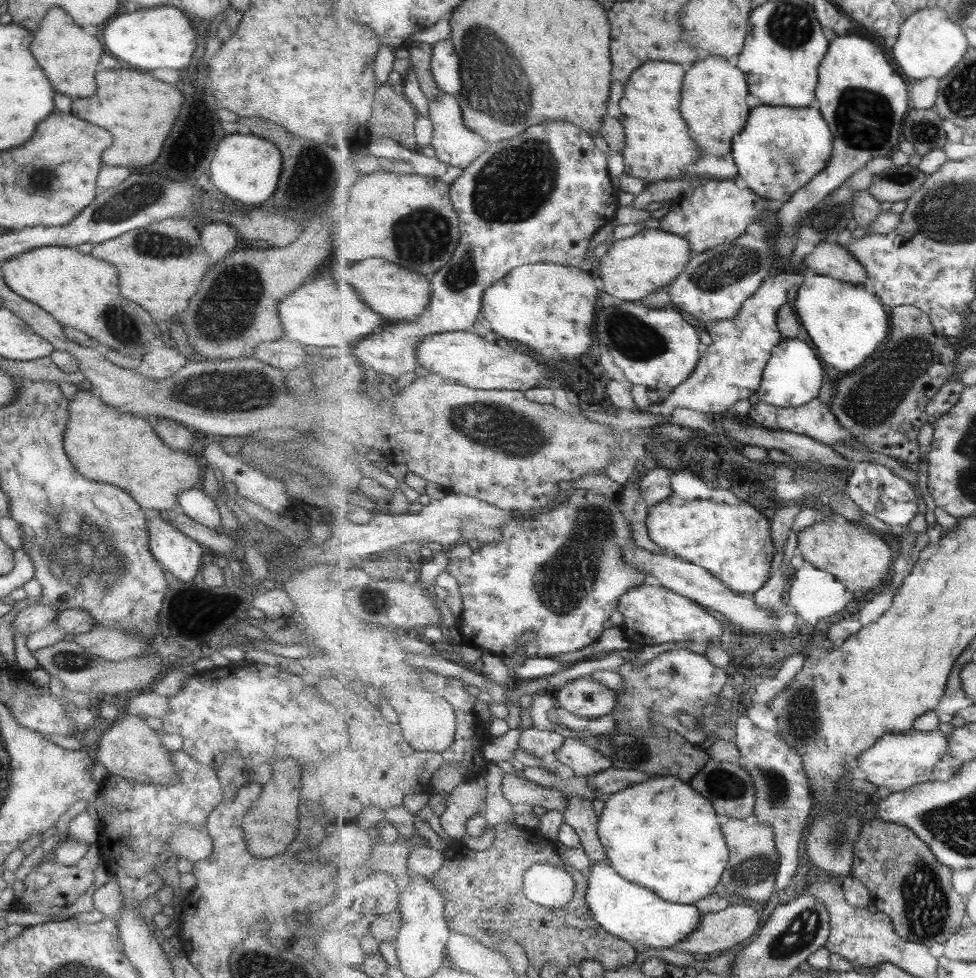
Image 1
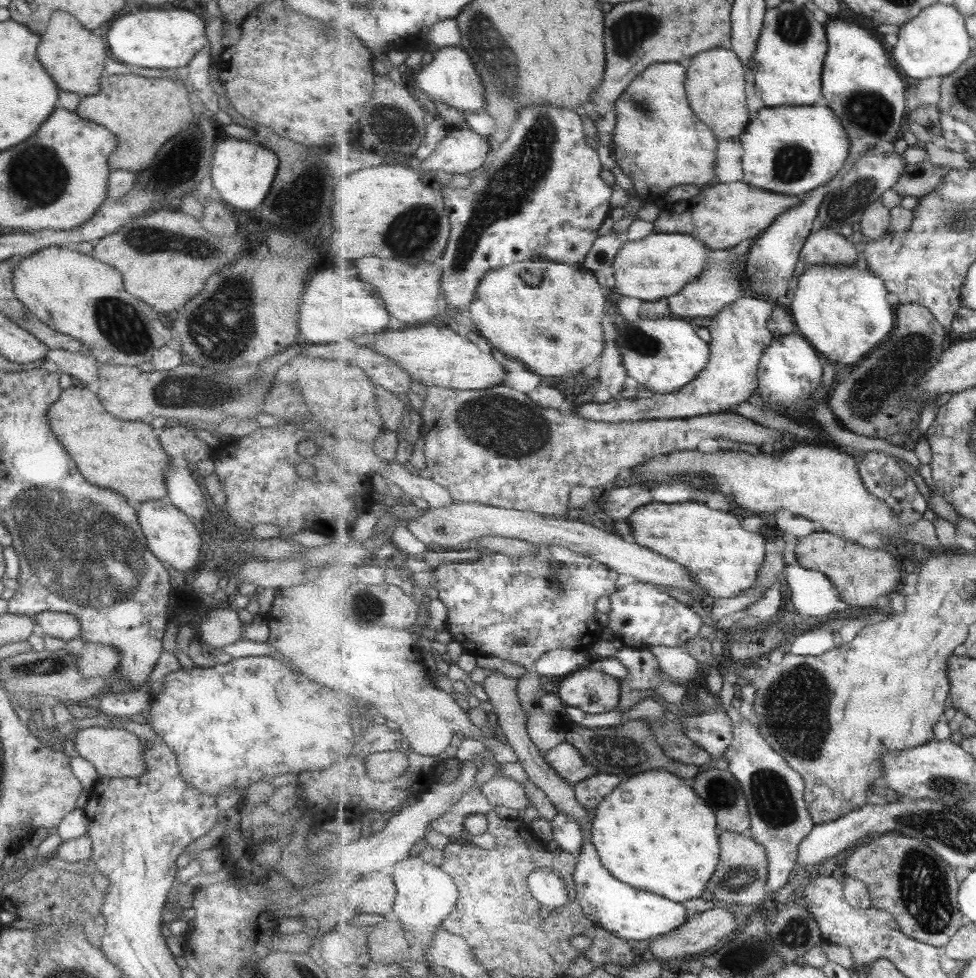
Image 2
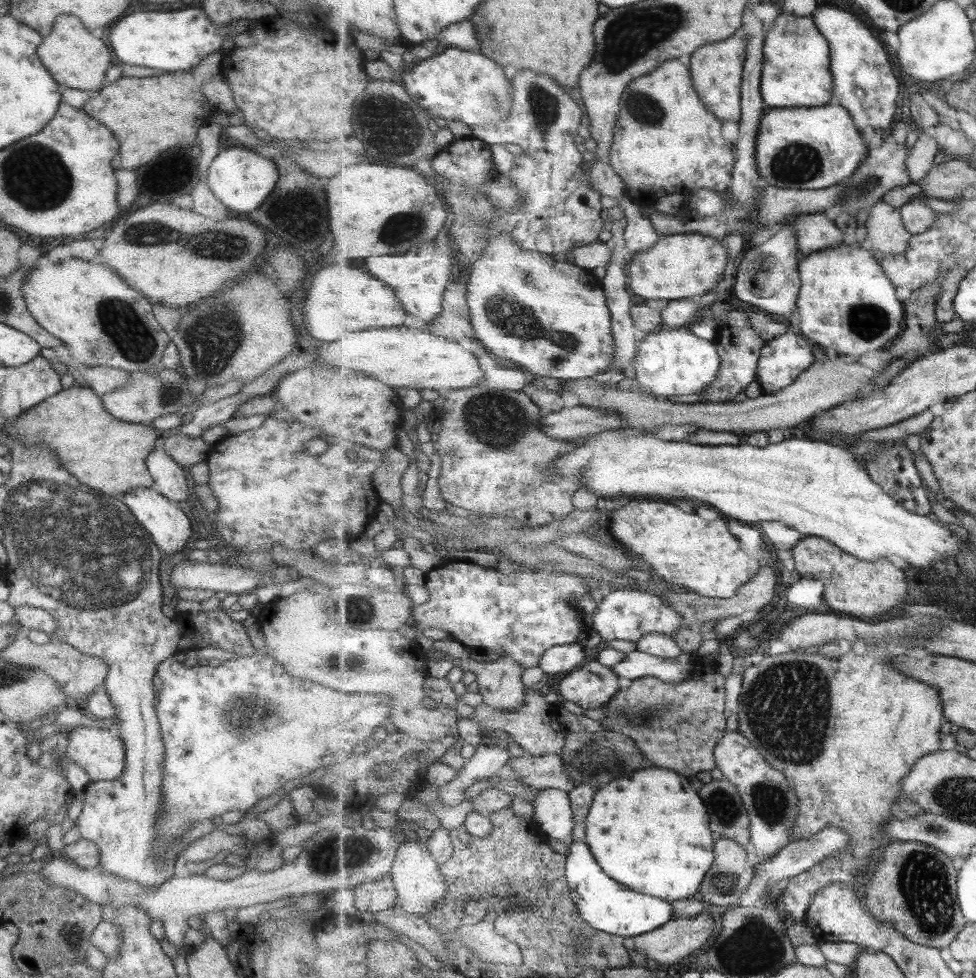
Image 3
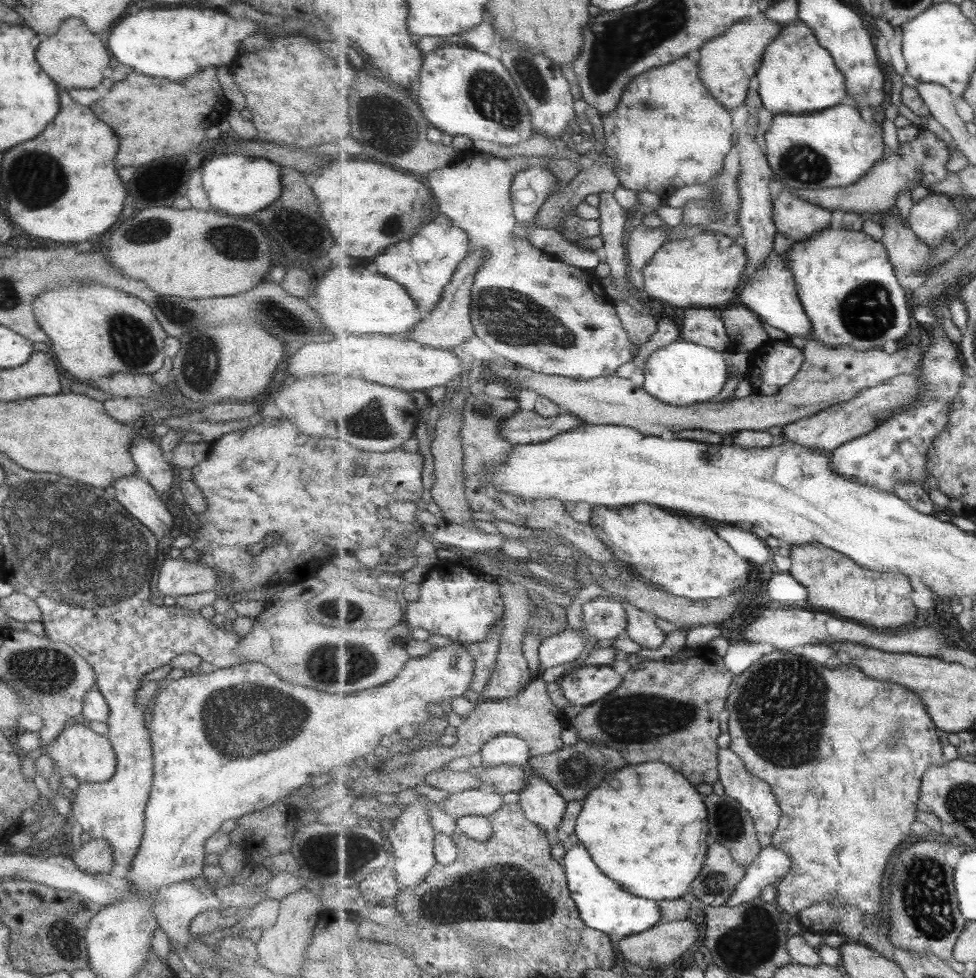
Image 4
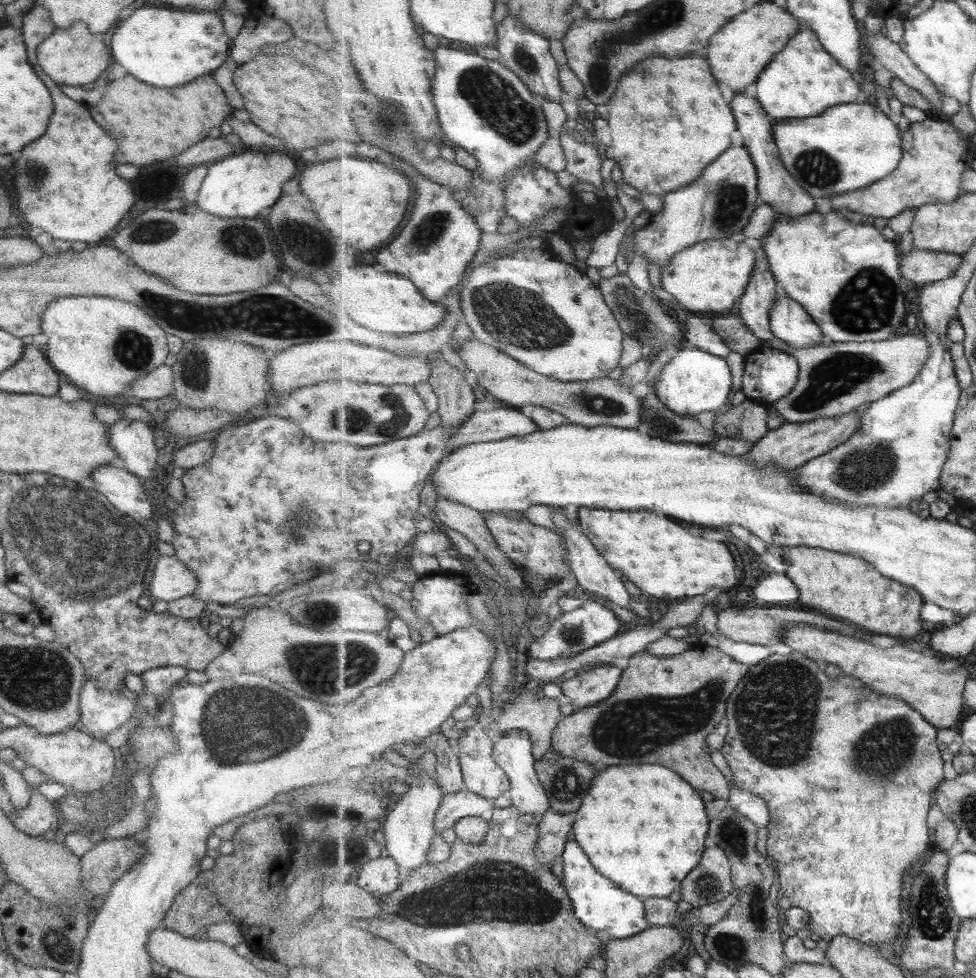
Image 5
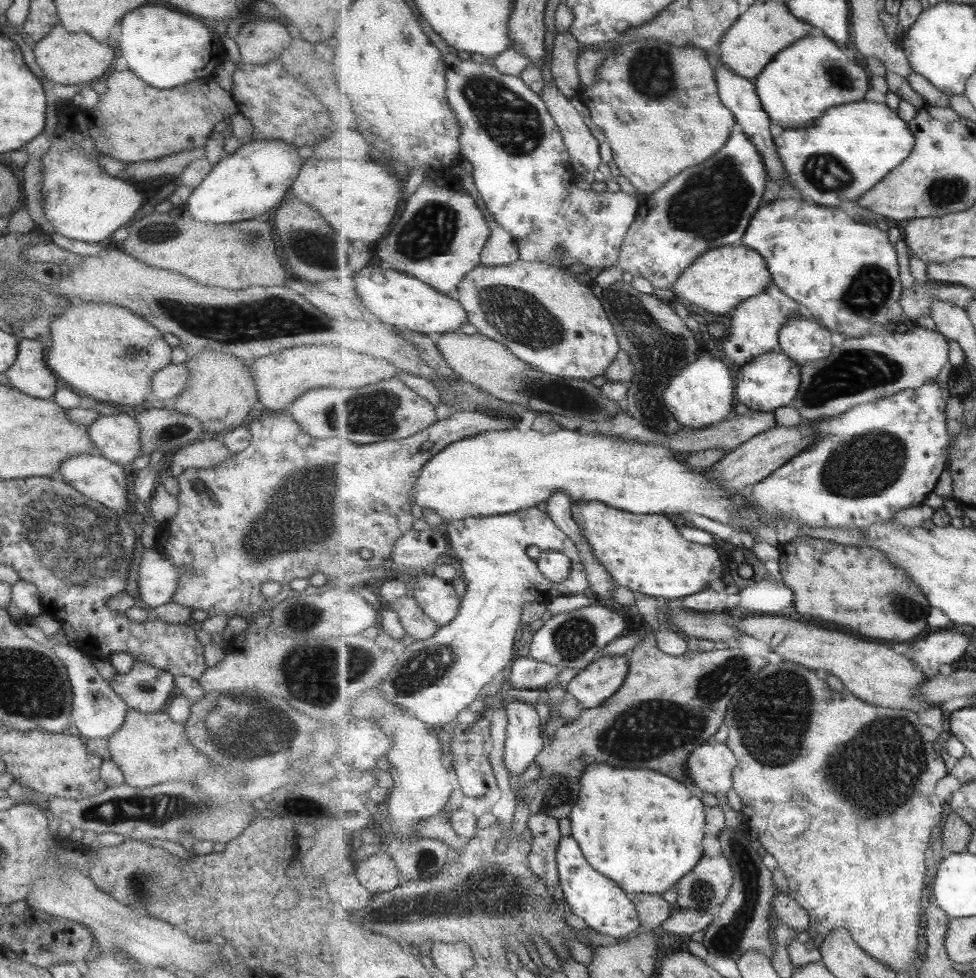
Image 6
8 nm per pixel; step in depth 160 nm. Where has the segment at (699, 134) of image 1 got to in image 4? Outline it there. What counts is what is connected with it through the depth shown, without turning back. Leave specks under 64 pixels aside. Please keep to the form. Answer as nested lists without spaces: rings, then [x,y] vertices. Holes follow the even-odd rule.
[[[767,16],[747,17],[727,33],[715,37],[703,46],[696,55],[700,64],[700,75],[721,105],[733,111],[747,100],[751,78],[758,71],[757,64],[761,64],[769,45],[781,34],[782,29],[781,24],[773,22]]]

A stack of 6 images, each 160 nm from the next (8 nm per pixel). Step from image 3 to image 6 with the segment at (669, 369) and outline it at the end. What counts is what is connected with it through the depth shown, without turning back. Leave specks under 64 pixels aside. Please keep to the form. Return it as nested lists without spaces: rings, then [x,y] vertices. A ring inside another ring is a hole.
[[[703,354],[680,370],[666,390],[665,400],[675,420],[693,430],[701,429],[731,419],[736,404],[736,383],[733,369],[711,354]]]

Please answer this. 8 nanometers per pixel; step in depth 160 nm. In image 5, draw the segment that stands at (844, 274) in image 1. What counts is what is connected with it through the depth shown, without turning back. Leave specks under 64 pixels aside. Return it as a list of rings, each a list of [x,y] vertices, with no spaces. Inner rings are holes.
[[[734,93],[732,96],[732,109],[736,116],[738,131],[744,139],[743,144],[749,149],[758,168],[760,198],[777,210],[778,214],[787,215],[789,218],[805,216],[815,210],[815,198],[805,190],[805,187],[797,184],[797,179],[784,165],[776,138],[774,137],[775,121],[770,119],[765,112],[761,101],[751,98],[744,93]]]

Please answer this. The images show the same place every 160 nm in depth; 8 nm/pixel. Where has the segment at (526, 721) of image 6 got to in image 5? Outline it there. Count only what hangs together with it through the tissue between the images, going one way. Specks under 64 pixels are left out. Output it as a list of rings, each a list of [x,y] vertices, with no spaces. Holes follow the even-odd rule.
[[[510,729],[500,739],[497,738],[493,758],[508,774],[511,783],[508,795],[511,797],[513,806],[519,808],[523,814],[532,814],[539,819],[552,809],[549,797],[536,771],[537,760],[533,758],[533,742],[527,730]]]

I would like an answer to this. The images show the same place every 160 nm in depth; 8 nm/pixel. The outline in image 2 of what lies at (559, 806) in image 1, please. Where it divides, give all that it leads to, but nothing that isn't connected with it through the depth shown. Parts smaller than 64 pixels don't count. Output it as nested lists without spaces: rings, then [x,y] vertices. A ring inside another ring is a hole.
[[[493,776],[481,789],[493,807],[506,806],[519,811],[530,804],[524,786],[511,778]]]

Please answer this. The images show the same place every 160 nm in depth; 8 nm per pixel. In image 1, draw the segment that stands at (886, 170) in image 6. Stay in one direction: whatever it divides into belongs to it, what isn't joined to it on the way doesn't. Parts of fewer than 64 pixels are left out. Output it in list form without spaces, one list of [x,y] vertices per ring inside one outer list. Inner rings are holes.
[[[761,104],[752,110],[747,128],[733,139],[731,153],[746,186],[779,206],[828,167],[833,158],[834,135],[820,108]]]

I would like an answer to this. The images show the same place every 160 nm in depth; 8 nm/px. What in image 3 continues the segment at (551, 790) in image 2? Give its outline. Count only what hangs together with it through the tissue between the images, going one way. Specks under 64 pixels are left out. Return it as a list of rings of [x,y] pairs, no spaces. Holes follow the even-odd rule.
[[[505,655],[496,661],[479,664],[471,658],[461,657],[459,664],[477,676],[479,692],[488,705],[514,711],[524,703],[527,693],[524,668],[514,658]]]

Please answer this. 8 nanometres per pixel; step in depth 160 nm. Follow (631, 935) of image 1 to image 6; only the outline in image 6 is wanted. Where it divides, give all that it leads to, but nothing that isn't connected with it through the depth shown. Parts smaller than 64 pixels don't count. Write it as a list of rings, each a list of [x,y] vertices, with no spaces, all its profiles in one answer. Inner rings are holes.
[[[573,835],[563,836],[557,851],[560,887],[571,912],[585,920],[591,929],[617,939],[626,939],[636,931],[641,931],[641,921],[636,903],[630,894],[620,887],[620,883],[593,870],[593,866],[583,856],[577,839]]]

